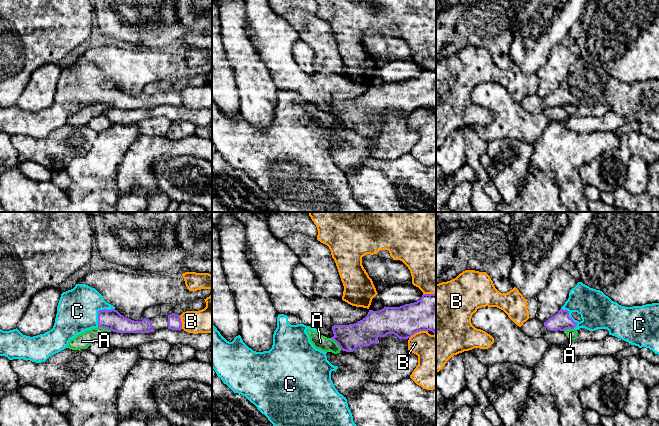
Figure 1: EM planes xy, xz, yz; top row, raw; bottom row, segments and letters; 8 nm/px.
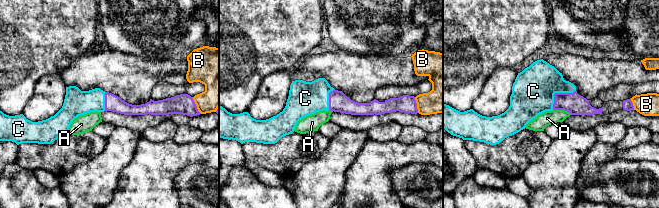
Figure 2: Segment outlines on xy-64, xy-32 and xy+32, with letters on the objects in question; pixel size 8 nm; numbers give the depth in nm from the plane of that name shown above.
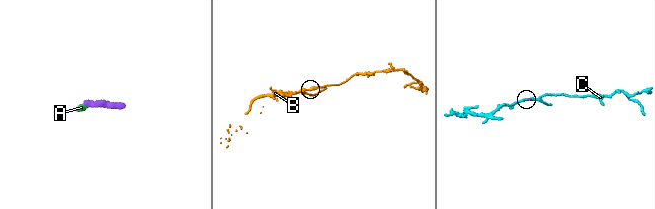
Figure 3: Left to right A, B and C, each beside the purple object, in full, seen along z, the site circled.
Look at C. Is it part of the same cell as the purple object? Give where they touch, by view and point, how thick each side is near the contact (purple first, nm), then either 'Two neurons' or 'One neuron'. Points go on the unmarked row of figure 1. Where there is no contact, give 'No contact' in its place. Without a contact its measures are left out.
Touches purple at xy (98, 87). Thickness 160 nm (purple) against 340 nm. One neuron

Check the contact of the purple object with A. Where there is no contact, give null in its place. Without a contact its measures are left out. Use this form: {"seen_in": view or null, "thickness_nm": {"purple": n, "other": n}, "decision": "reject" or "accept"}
{"seen_in": "xy", "thickness_nm": {"purple": 160, "other": 130}, "decision": "reject"}

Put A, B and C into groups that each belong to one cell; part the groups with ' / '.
A / B / C

